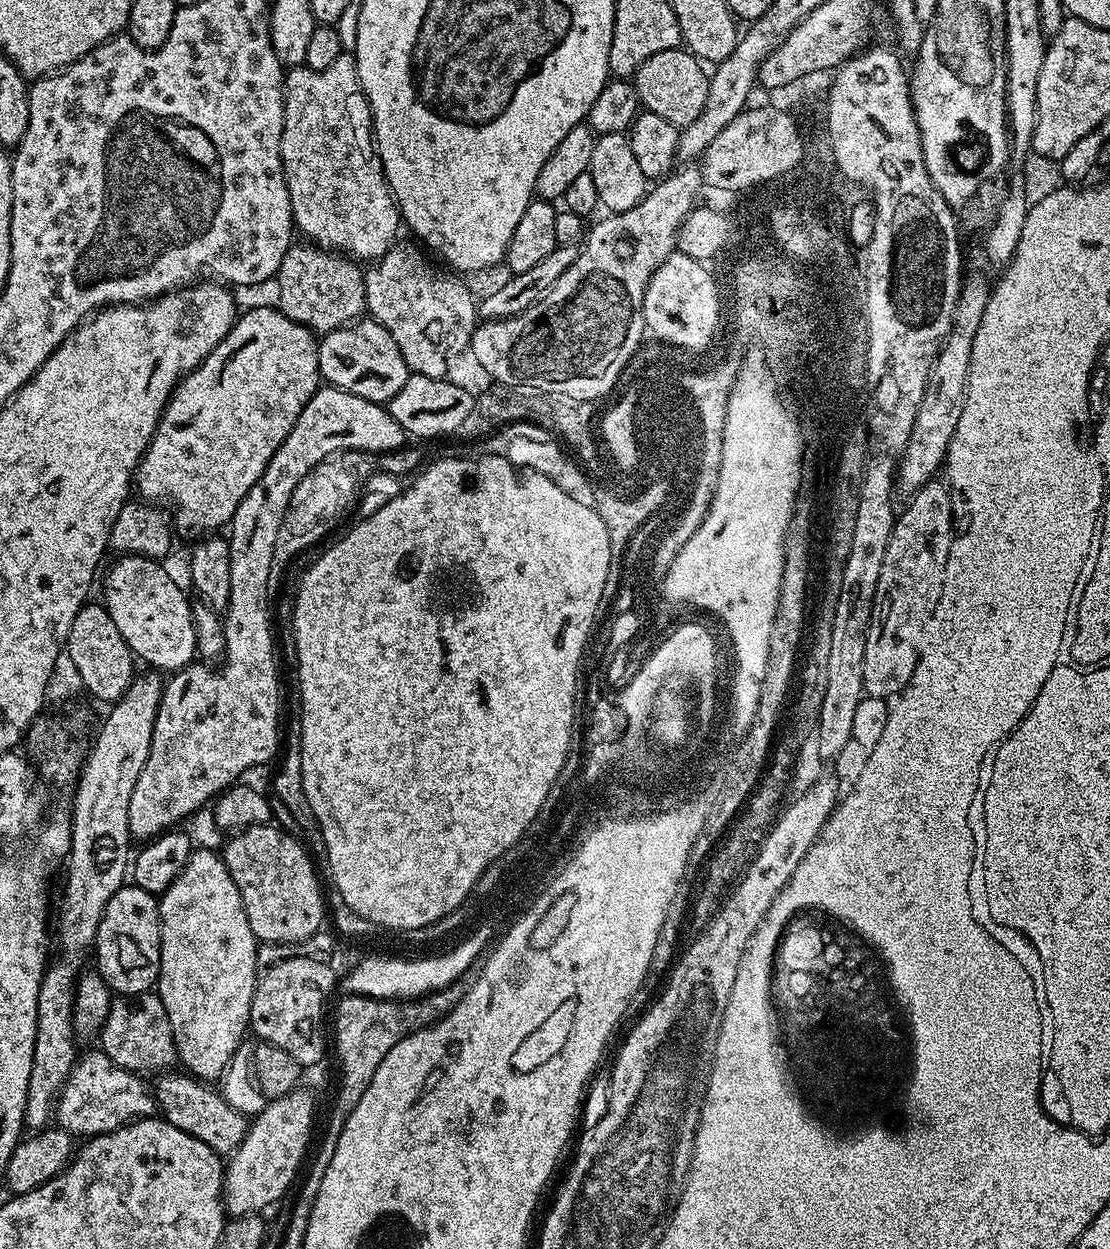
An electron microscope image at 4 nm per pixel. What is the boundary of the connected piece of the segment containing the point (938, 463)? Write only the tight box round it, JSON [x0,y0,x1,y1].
[895,276,990,498]

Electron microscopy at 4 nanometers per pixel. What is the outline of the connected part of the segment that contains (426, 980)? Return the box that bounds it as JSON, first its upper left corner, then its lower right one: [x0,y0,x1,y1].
[340,932,493,999]

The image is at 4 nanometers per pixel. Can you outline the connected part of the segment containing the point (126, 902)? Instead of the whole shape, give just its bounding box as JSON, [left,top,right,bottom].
[94,886,160,996]

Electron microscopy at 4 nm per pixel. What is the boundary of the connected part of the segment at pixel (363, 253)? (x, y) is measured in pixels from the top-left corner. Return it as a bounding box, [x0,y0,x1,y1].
[280,54,402,262]

